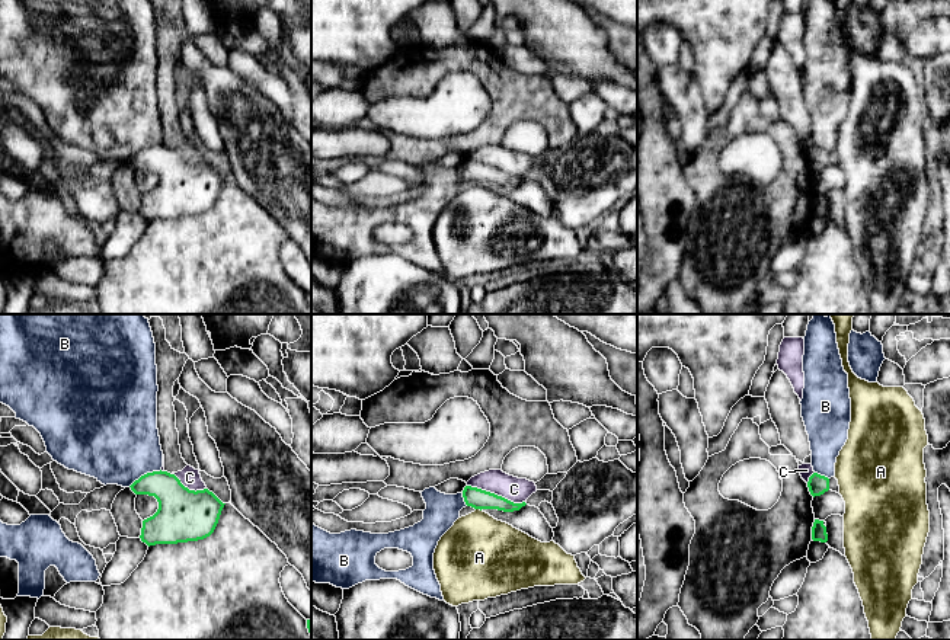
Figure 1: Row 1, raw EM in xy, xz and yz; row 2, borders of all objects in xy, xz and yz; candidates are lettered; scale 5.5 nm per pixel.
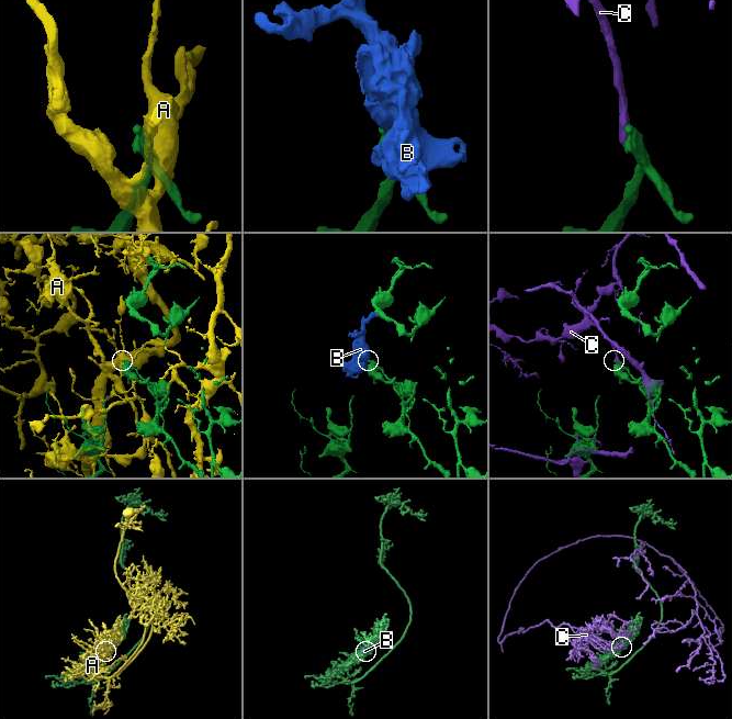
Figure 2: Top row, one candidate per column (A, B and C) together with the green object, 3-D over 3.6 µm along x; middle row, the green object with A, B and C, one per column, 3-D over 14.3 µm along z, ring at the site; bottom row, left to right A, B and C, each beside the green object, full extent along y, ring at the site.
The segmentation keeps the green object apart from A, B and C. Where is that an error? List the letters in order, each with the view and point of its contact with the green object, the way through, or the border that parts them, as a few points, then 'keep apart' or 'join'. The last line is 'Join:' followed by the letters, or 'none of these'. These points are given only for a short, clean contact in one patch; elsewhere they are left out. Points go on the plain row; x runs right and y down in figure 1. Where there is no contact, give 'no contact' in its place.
A: meets green in xz at (479, 182); keep apart
B: meets green in xy at (144, 149); border along xy (160, 143), (141, 149), (128, 160); keep apart
C: meets green in xz at (496, 169); keep apart
Join: none of these

